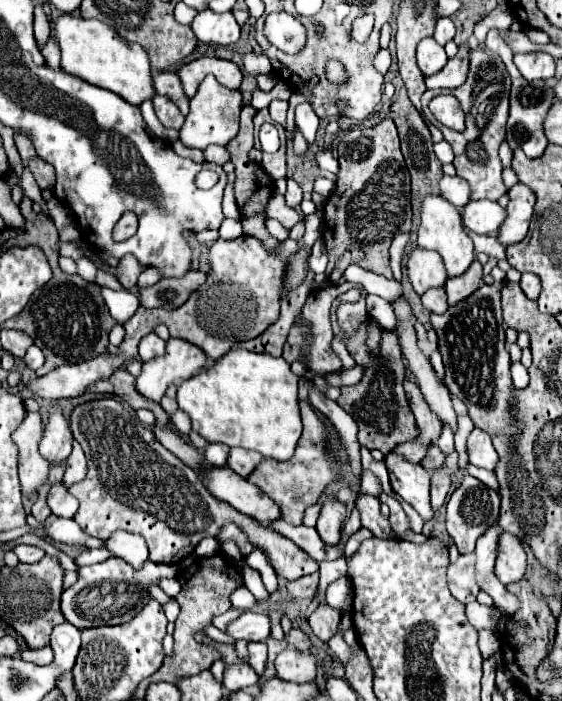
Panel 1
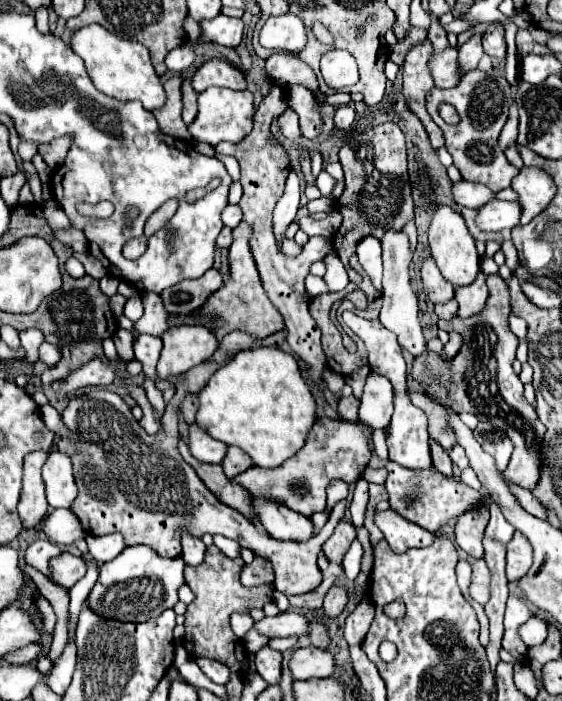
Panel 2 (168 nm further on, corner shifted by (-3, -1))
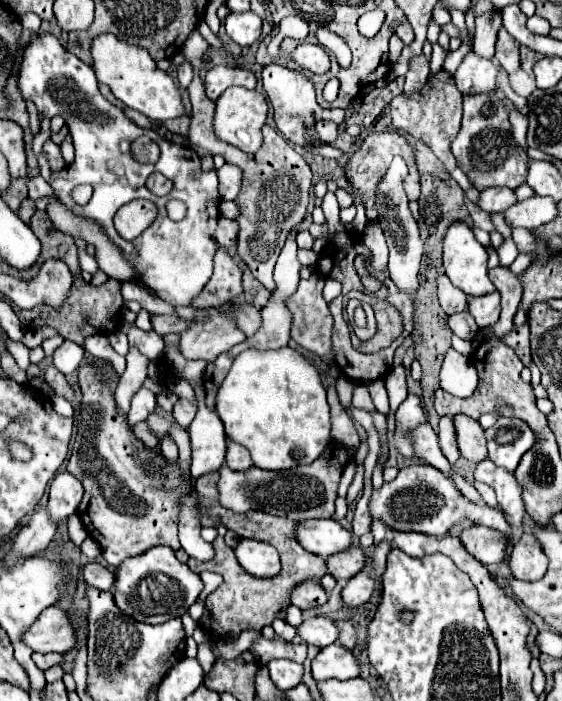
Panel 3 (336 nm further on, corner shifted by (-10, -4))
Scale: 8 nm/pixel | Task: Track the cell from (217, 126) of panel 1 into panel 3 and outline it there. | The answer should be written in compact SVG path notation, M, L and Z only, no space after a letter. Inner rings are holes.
M230 87L226 89L218 101L216 101L216 113L214 113L214 133L222 141L246 151L254 153L262 145L262 125L268 115L268 105L262 93L258 91L248 91L244 87Z

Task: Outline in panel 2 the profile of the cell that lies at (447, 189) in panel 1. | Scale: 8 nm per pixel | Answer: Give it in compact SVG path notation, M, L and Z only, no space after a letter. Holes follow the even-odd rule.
M457 182L453 184L453 196L455 196L455 202L459 206L465 206L465 208L481 208L485 206L489 200L493 200L493 192L483 186L483 184L475 184L475 182Z

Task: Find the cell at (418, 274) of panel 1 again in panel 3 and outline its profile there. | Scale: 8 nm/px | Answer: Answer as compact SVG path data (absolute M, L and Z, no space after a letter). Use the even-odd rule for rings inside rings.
M446 273L438 275L436 281L438 281L438 299L440 299L440 305L442 305L444 313L446 313L446 315L452 315L452 313L464 311L464 309L466 309L468 295L466 295L464 291L456 289L456 287L450 283L450 279L448 279Z

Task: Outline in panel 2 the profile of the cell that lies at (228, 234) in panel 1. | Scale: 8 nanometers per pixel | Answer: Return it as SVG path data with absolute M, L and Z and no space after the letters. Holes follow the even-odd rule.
M229 204L223 210L223 224L229 228L235 228L241 222L241 208L237 204Z

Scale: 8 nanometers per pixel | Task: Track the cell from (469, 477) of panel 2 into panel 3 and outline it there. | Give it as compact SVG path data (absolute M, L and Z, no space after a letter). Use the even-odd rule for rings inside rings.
M474 481L474 487L476 487L476 491L482 495L482 499L484 499L490 507L498 507L498 505L496 505L496 495L492 493L492 487L490 487L490 485L484 485L484 483L480 483L480 481Z

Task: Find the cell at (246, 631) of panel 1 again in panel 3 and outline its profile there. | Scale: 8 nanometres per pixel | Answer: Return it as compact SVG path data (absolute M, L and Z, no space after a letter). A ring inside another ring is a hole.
M310 617L296 627L296 637L300 637L308 645L316 645L322 649L338 639L338 629L328 617Z

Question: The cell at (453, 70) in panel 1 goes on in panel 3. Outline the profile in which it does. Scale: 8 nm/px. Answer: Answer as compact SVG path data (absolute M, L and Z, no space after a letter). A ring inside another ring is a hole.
M480 15L480 17L476 17L476 33L474 33L472 51L478 57L484 57L484 59L494 57L494 43L496 43L496 35L498 35L500 25L502 25L500 15L494 15L494 17Z

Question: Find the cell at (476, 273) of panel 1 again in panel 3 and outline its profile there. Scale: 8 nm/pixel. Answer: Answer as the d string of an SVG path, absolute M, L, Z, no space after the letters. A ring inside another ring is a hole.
M492 291L480 297L468 297L468 311L474 315L480 329L494 325L500 317L500 293Z

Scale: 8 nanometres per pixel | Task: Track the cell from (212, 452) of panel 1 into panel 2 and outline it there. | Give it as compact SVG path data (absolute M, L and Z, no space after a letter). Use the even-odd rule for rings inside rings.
M195 422L189 424L189 450L191 454L207 464L219 464L225 458L227 446L215 438L209 438L209 434L205 434L205 430L201 430L201 426L197 426Z

